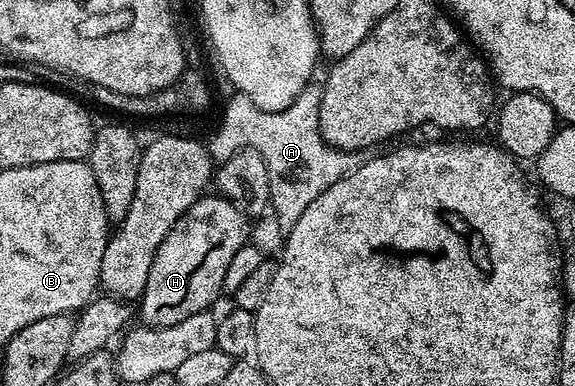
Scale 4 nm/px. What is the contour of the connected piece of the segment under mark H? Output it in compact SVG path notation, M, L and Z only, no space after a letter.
M199 197L183 212L155 252L148 273L149 285L142 294L146 301L150 298L150 302L141 303L141 321L145 325L180 324L180 320L188 320L188 316L210 310L218 294L223 293L224 272L228 272L228 263L242 246L247 245L251 223L246 215L241 214L227 198L208 197Z

